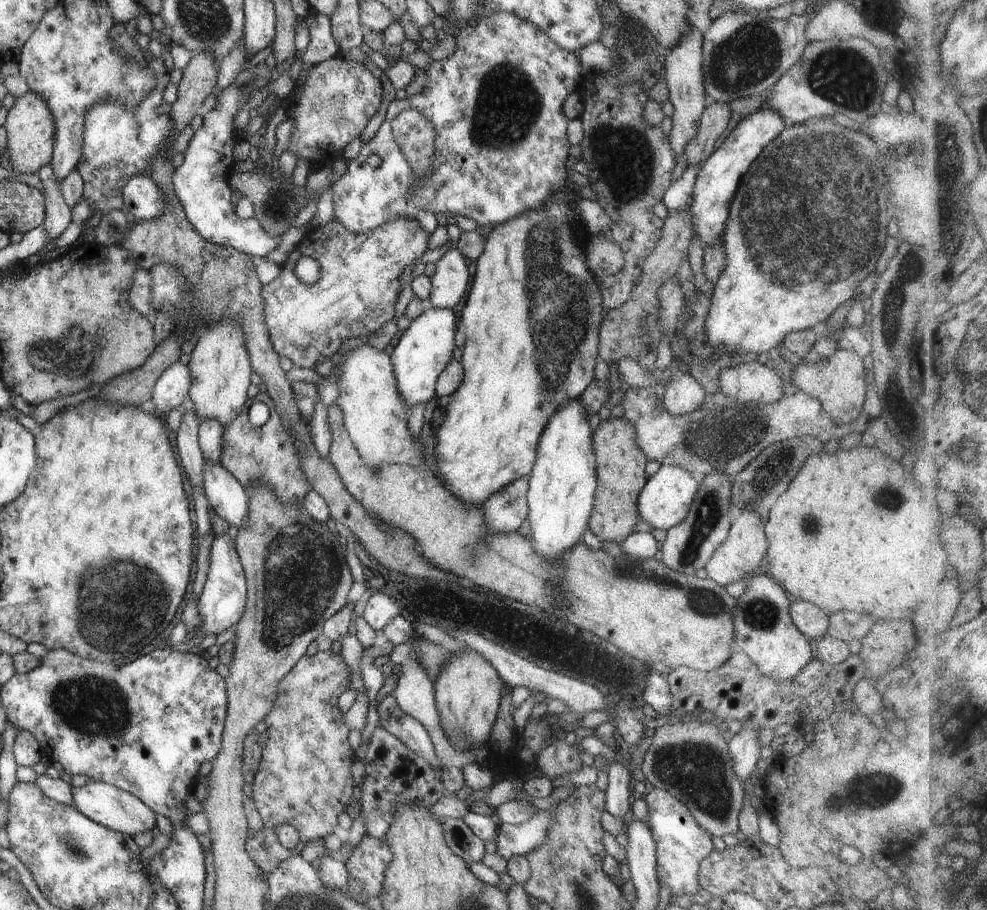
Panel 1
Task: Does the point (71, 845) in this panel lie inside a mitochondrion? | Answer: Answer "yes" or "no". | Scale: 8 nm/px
yes

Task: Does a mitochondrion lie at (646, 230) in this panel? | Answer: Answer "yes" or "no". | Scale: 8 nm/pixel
no

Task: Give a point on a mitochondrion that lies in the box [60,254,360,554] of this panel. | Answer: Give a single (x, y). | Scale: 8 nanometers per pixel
(172, 530)

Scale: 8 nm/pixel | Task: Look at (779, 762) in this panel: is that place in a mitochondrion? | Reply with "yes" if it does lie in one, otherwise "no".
no

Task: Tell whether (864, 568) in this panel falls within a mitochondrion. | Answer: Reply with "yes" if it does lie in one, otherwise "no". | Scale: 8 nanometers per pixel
no

